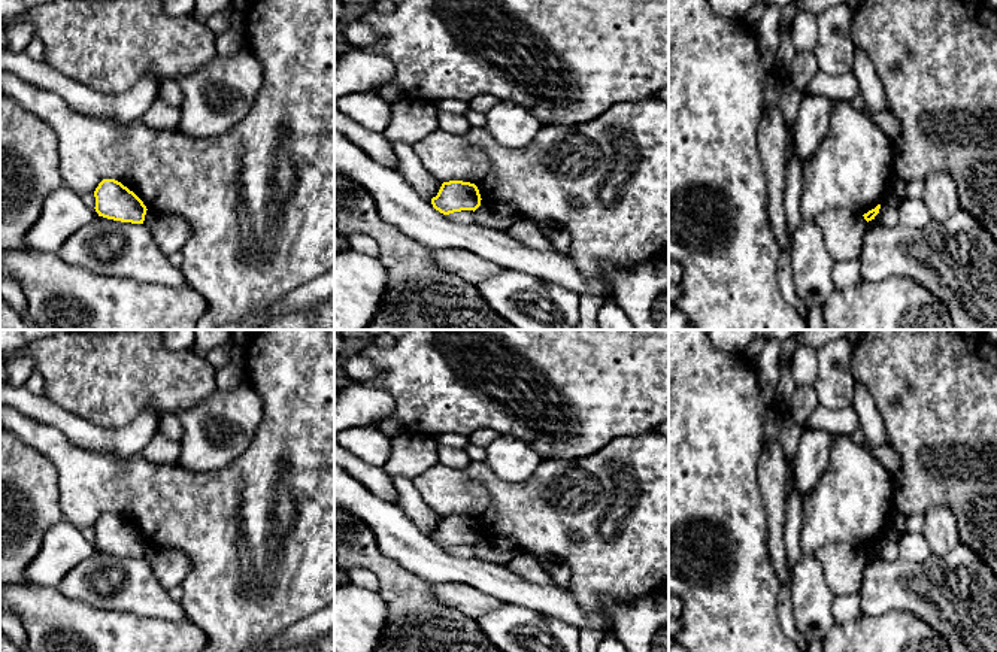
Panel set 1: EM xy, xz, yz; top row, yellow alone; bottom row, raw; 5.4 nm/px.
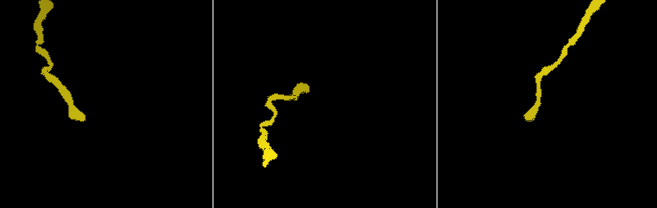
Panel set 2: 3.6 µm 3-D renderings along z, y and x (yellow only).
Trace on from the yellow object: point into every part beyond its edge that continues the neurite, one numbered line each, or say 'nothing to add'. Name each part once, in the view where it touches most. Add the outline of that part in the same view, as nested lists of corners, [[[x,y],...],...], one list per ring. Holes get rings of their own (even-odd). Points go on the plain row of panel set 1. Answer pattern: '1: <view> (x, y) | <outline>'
nothing to add

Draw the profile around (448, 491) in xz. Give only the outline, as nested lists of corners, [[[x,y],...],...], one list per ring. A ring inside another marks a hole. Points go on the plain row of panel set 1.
[[[440,463],[412,479],[425,504],[440,516],[463,515],[475,518],[490,503],[488,491],[470,482],[464,470]]]

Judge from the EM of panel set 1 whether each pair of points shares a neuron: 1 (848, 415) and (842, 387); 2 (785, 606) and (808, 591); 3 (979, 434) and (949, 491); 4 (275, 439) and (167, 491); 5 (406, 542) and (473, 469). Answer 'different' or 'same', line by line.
1: different
2: different
3: same
4: same
5: different

